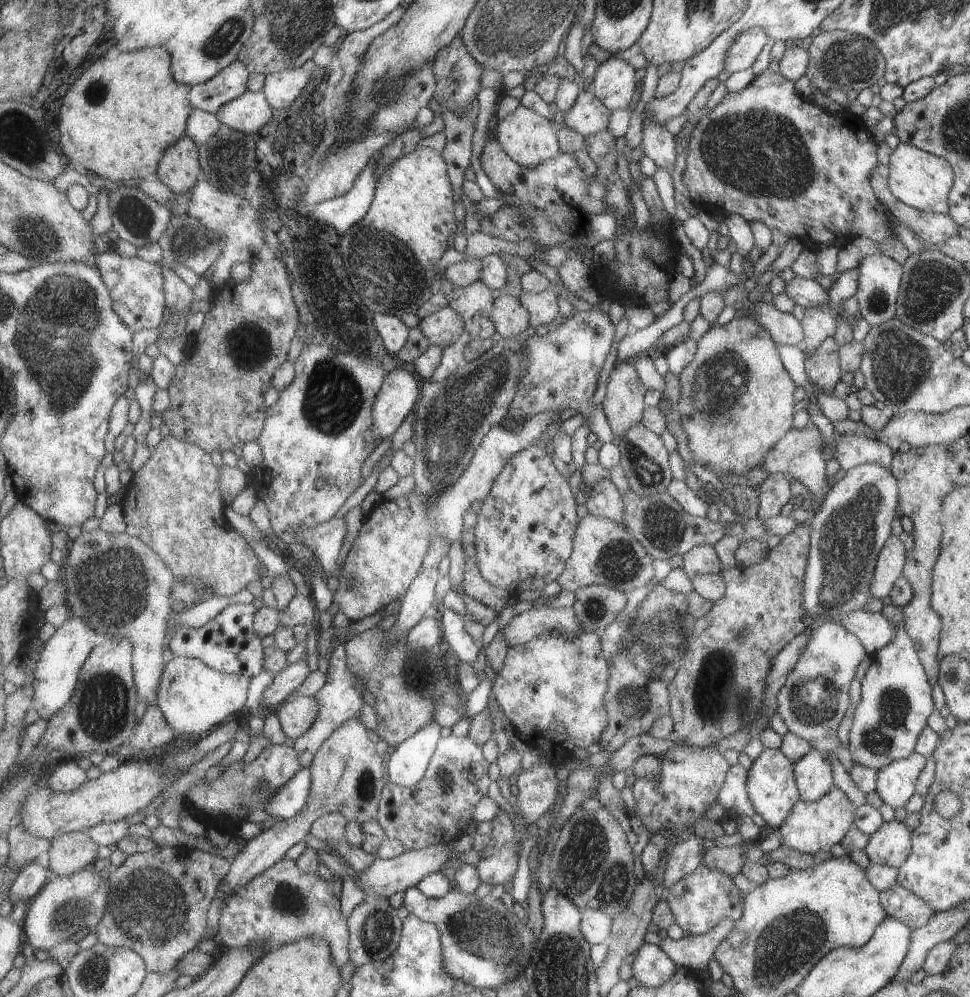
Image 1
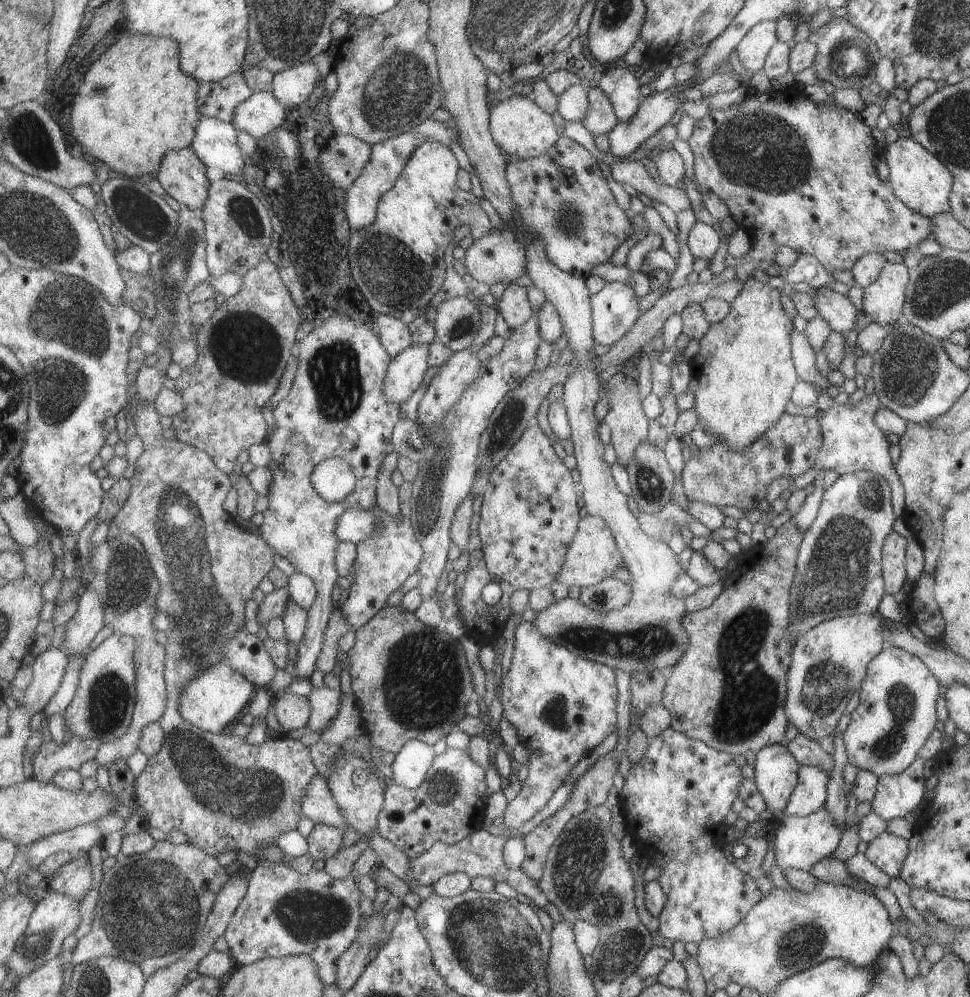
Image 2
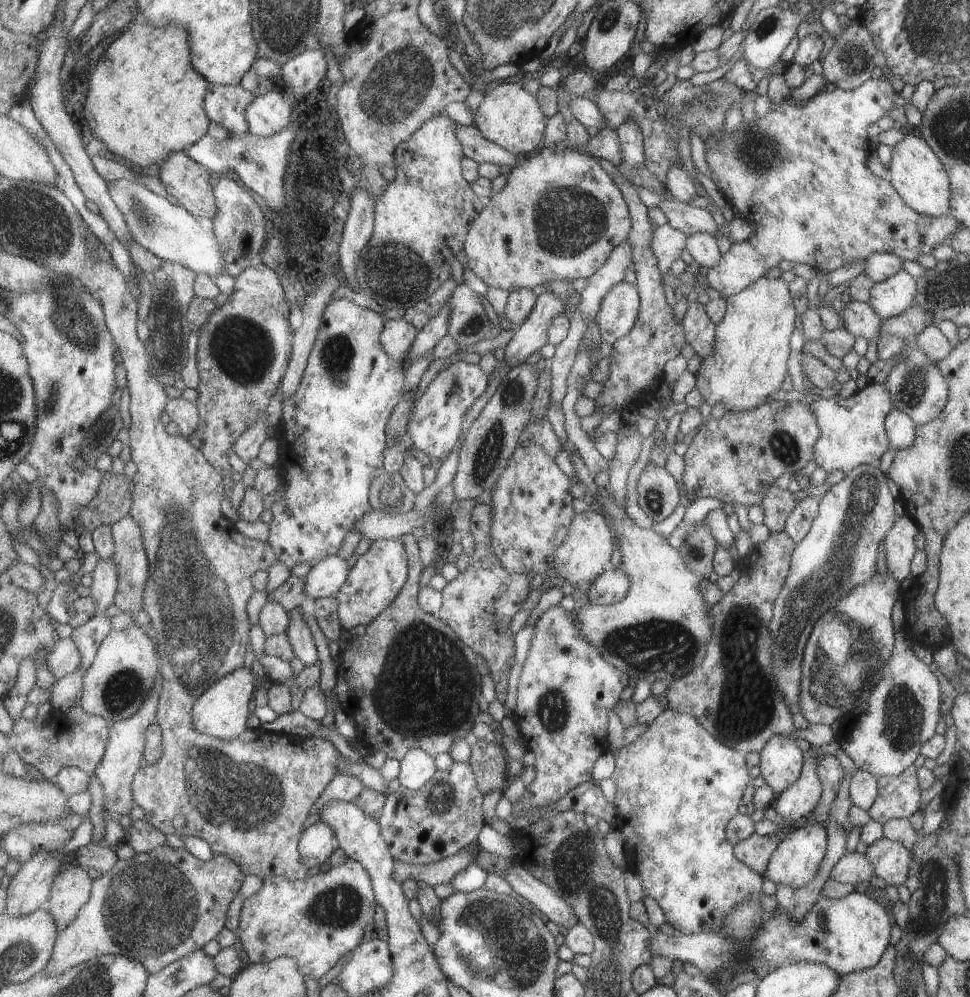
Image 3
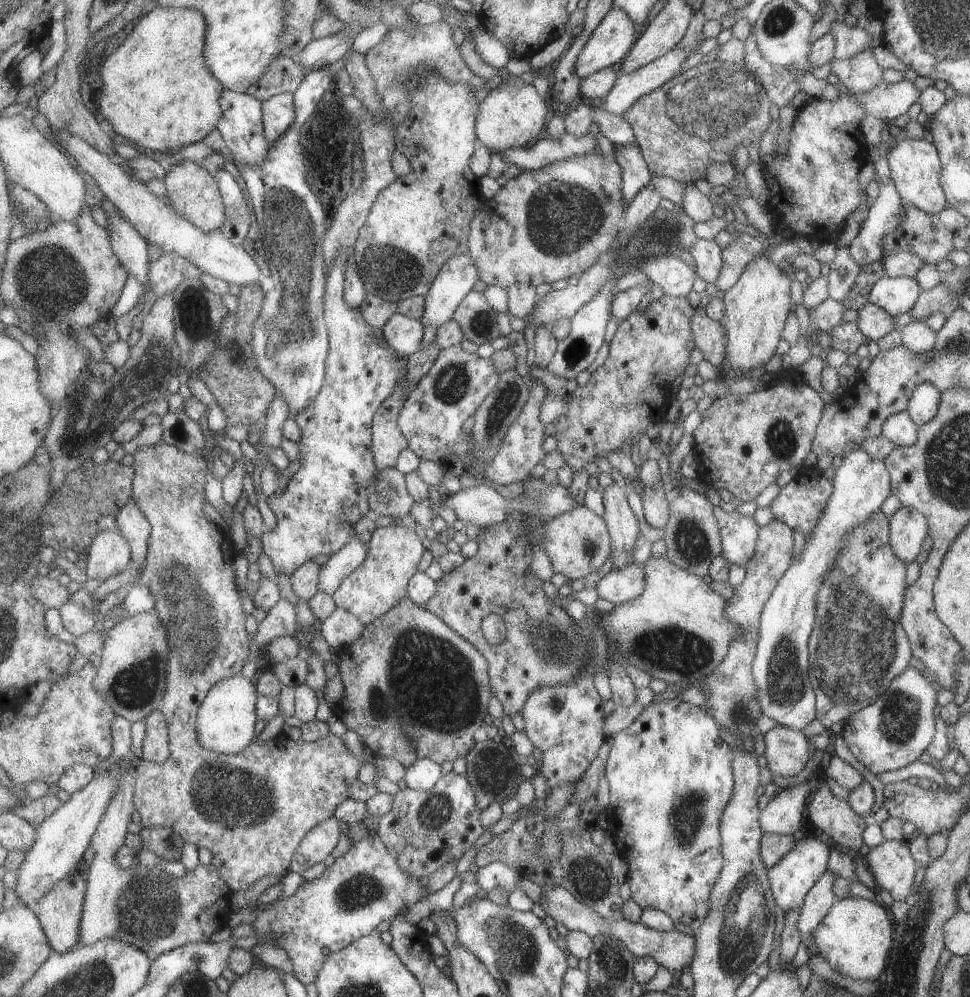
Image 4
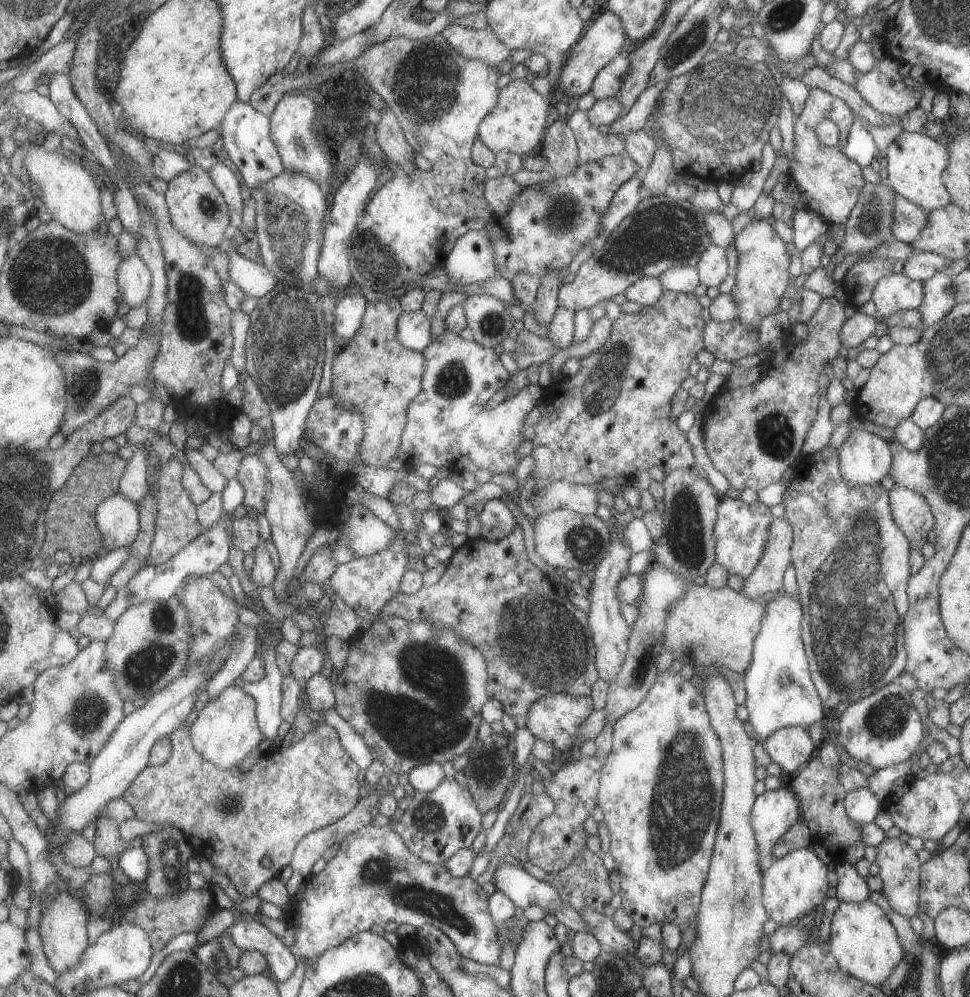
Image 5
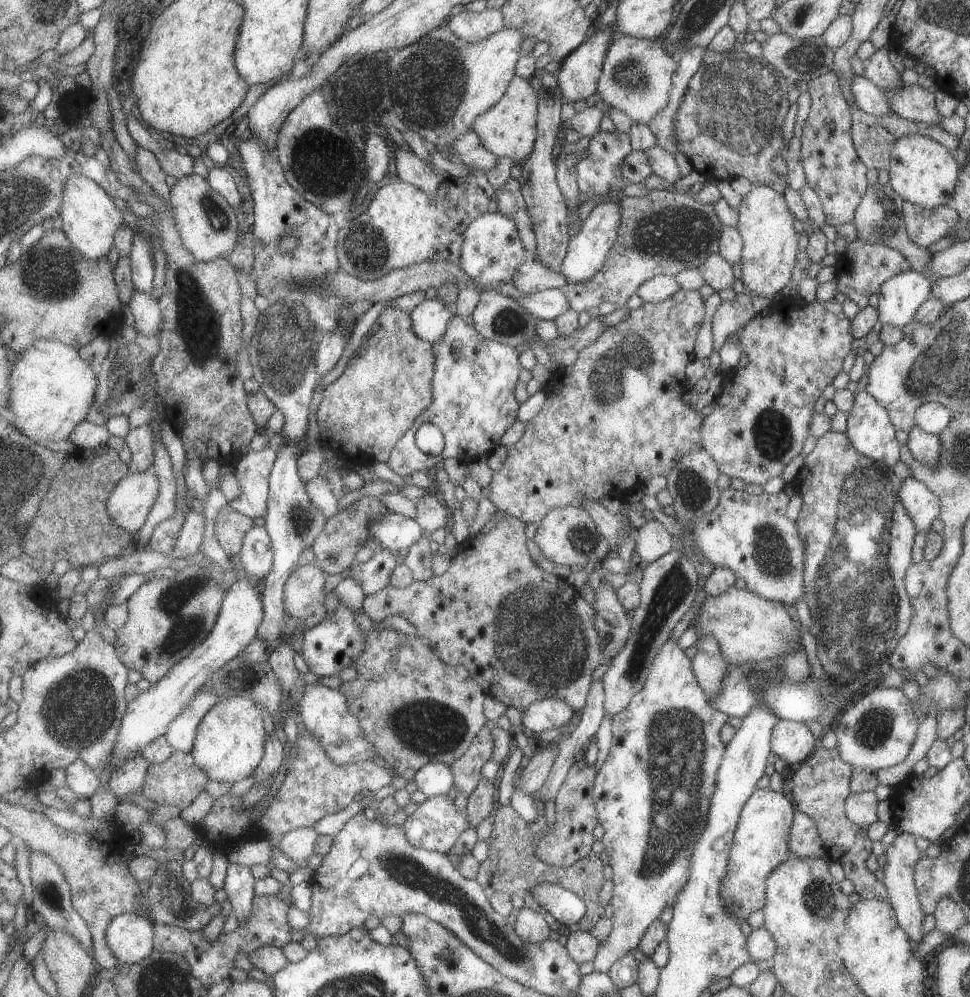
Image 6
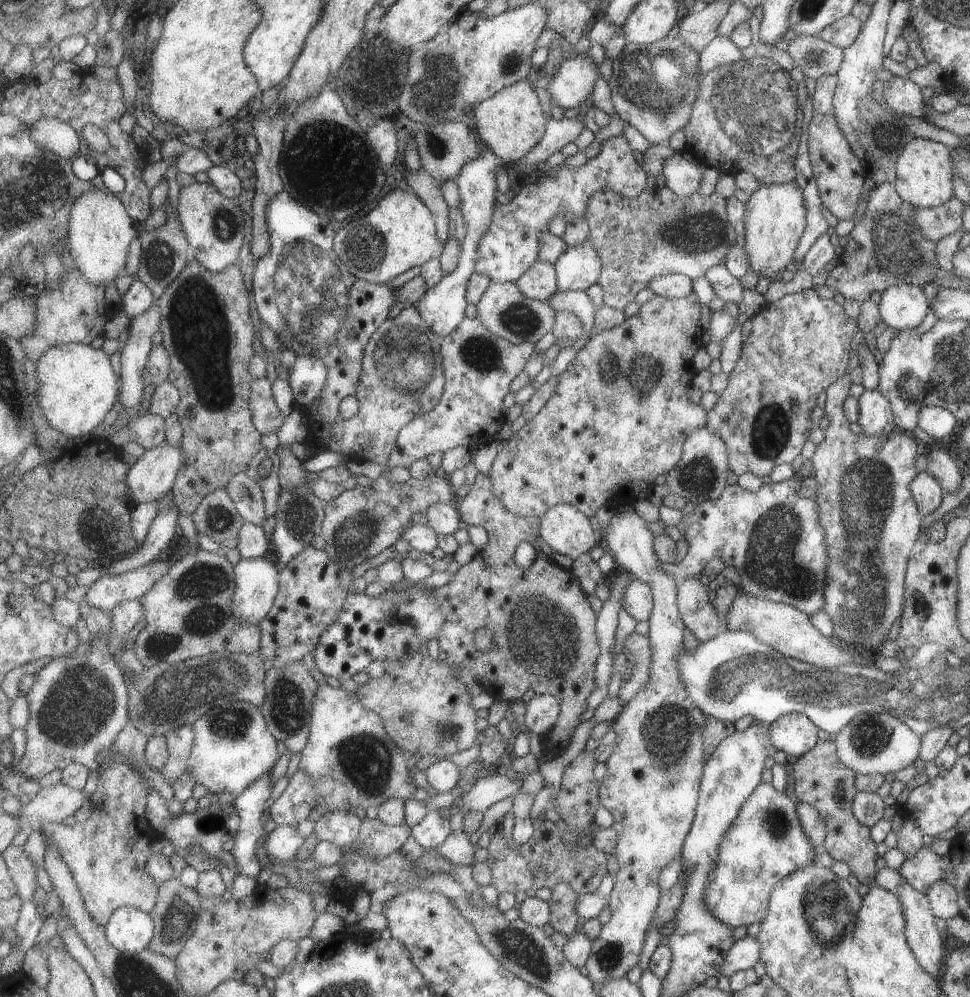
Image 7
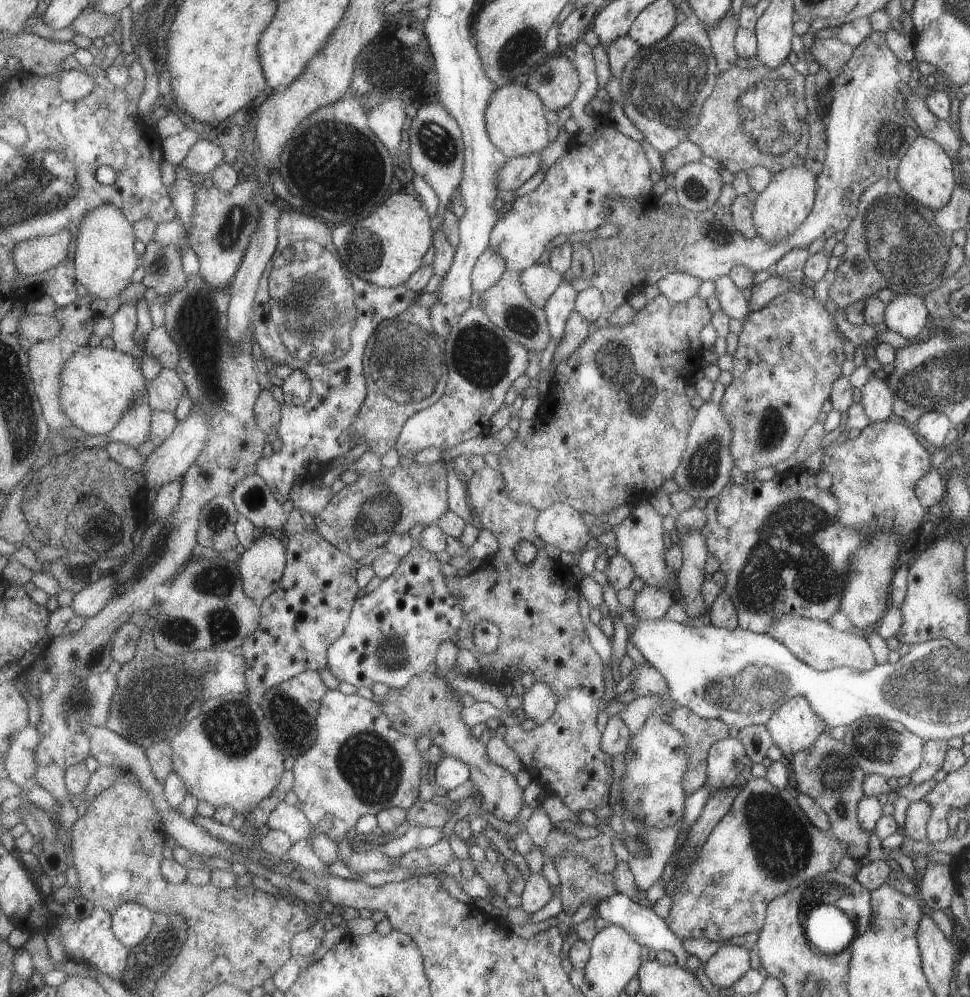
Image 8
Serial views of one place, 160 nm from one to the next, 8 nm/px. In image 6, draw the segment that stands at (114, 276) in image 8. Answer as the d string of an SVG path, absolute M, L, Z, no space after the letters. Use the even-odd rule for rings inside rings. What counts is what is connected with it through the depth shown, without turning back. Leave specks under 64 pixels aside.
M73 176L63 192L63 212L61 212L62 230L73 242L81 256L87 260L107 258L111 248L115 247L115 238L127 226L123 221L122 211L115 206L111 196L95 180L85 176Z

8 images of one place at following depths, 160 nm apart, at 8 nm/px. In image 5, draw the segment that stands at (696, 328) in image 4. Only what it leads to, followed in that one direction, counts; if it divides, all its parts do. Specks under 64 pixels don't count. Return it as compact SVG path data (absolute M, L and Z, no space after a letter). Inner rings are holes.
M708 319L701 332L705 351L717 360L733 363L738 358L757 354L757 329L749 329L738 321L719 322Z

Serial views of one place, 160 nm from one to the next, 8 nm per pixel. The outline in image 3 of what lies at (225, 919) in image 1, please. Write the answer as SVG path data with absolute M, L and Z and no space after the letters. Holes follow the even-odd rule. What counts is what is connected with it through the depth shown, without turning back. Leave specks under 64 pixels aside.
M349 858L342 865L330 868L326 872L319 871L304 879L289 880L285 877L274 876L265 877L262 881L258 892L247 897L243 902L241 921L234 931L237 940L243 944L248 962L270 963L279 957L290 956L298 960L303 976L319 980L347 952L359 946L367 924L373 924L375 920L378 896L375 895L371 875L357 859Z

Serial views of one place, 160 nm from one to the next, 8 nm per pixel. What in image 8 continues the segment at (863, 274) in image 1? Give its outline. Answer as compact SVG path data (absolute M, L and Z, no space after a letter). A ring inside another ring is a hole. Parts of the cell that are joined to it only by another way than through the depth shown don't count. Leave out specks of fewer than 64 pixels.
M895 295L886 304L884 324L889 331L899 333L905 340L919 337L929 316L925 301L917 295Z

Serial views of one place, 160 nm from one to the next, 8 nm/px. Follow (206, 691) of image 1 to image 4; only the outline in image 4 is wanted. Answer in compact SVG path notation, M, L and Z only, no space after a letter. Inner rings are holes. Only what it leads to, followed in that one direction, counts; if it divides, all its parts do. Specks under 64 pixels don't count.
M239 673L219 681L208 693L199 707L196 728L200 743L218 753L238 753L245 750L257 737L255 724L259 720L257 712L259 694L254 678Z

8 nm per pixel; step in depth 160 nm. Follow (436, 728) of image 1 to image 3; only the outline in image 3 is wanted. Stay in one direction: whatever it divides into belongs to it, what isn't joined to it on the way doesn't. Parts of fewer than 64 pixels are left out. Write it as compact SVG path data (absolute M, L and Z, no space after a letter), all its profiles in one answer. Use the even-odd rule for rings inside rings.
M412 748L403 757L400 784L419 790L436 775L437 771L437 764L432 754L420 748Z

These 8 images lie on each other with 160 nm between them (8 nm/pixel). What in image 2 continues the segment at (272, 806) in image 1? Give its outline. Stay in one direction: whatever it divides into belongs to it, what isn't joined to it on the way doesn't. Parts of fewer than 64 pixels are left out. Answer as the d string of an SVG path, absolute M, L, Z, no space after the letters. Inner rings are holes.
M321 773L314 778L306 798L302 800L302 817L309 818L315 824L327 823L347 830L350 824L333 798L328 780Z

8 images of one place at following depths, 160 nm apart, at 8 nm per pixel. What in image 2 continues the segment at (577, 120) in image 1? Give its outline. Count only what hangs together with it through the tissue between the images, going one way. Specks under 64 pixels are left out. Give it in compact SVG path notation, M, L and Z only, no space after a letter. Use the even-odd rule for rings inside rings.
M598 86L588 89L588 111L582 124L593 135L609 134L619 122L610 96Z

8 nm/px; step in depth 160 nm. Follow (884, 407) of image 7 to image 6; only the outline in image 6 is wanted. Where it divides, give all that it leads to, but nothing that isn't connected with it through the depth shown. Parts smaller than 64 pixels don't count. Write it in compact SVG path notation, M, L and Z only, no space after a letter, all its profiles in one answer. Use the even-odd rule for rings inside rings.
M865 391L854 395L854 403L846 415L845 434L857 452L874 461L881 461L890 469L898 461L899 446L895 440L895 428L891 424L888 412Z

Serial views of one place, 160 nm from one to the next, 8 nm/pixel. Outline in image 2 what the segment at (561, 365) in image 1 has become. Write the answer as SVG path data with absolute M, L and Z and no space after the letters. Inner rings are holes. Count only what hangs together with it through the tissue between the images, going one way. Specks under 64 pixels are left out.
M623 282L606 283L591 302L594 341L603 350L621 340L642 315L635 290Z

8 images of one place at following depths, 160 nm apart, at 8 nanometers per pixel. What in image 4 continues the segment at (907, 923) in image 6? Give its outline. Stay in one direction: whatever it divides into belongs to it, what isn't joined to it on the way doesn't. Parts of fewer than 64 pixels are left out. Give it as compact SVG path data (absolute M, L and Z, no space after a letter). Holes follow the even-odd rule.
M884 840L868 850L865 864L875 878L876 888L887 890L893 900L907 900L915 868L903 844Z

